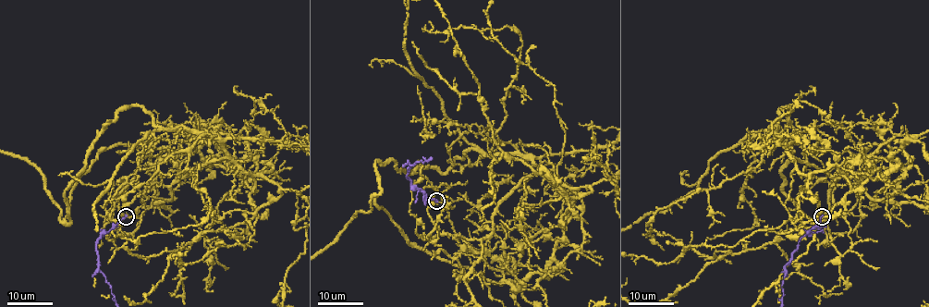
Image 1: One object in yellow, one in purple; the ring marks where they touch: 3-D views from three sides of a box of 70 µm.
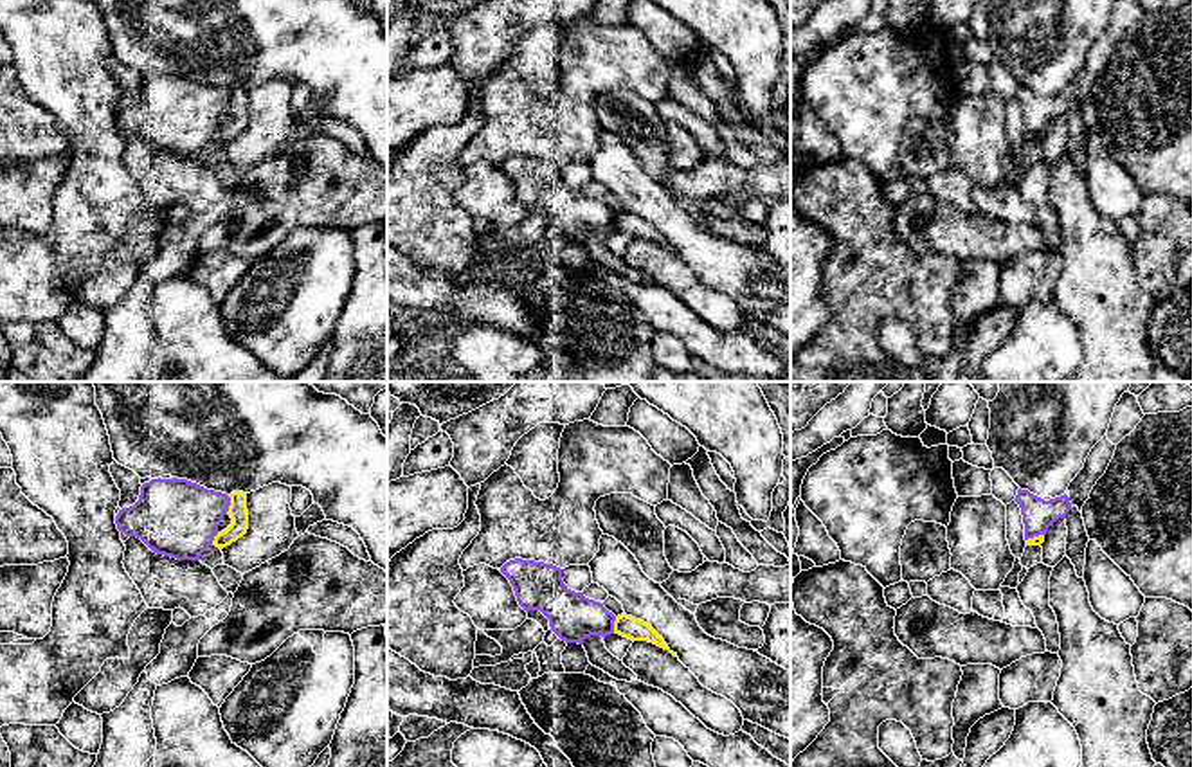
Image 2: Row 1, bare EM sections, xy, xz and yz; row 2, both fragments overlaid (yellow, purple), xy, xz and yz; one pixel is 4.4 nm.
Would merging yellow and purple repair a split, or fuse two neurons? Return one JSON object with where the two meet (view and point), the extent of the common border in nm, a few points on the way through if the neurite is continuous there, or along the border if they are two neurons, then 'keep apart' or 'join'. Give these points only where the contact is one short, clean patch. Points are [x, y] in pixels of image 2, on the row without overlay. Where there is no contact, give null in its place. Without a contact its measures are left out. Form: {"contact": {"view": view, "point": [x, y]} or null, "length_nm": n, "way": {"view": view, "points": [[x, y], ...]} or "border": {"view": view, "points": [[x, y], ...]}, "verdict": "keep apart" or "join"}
{"contact": {"view": "xy", "point": [231, 99]}, "length_nm": 70, "border": {"view": "xy", "points": [[227, 92], [229, 107]]}, "verdict": "keep apart"}

